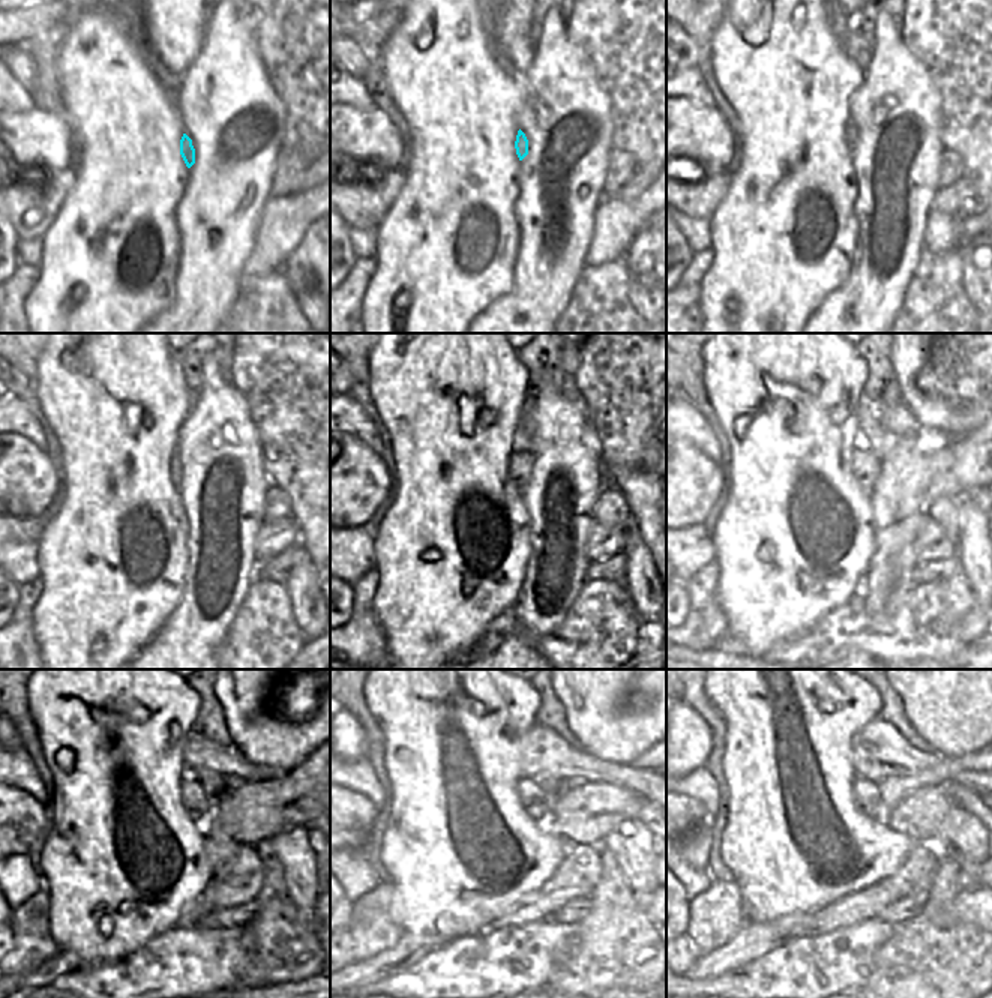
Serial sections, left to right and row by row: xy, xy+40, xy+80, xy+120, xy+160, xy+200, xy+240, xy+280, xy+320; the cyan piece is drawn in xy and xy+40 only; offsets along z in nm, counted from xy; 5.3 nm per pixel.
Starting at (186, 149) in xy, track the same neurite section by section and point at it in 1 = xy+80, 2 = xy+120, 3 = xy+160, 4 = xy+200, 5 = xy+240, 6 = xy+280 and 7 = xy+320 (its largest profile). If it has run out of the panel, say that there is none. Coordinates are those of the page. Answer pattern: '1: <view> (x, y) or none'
1: xy+80 (851, 132)
2: xy+120 (176, 464)
3: xy+160 (520, 465)
4: xy+200 (865, 465)
5: xy+240 (197, 805)
6: xy+280 (533, 800)
7: xy+320 (866, 796)

